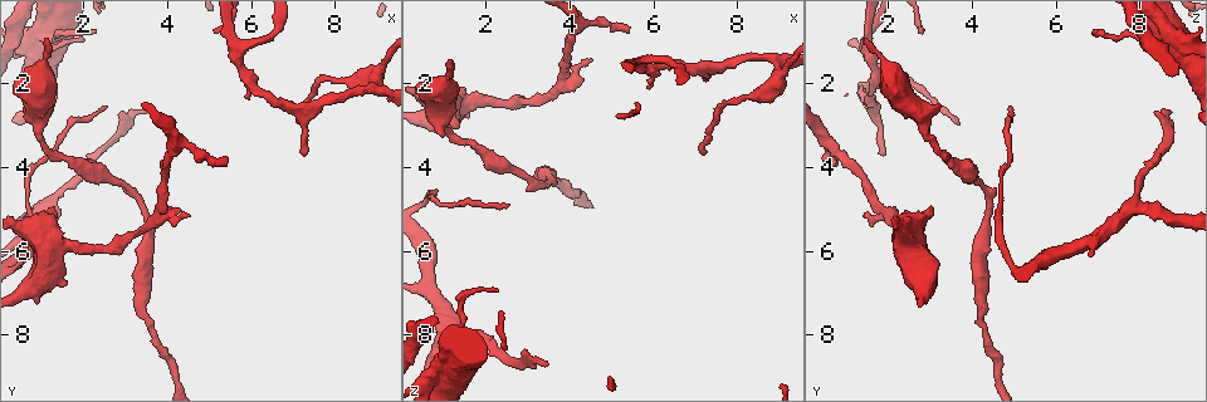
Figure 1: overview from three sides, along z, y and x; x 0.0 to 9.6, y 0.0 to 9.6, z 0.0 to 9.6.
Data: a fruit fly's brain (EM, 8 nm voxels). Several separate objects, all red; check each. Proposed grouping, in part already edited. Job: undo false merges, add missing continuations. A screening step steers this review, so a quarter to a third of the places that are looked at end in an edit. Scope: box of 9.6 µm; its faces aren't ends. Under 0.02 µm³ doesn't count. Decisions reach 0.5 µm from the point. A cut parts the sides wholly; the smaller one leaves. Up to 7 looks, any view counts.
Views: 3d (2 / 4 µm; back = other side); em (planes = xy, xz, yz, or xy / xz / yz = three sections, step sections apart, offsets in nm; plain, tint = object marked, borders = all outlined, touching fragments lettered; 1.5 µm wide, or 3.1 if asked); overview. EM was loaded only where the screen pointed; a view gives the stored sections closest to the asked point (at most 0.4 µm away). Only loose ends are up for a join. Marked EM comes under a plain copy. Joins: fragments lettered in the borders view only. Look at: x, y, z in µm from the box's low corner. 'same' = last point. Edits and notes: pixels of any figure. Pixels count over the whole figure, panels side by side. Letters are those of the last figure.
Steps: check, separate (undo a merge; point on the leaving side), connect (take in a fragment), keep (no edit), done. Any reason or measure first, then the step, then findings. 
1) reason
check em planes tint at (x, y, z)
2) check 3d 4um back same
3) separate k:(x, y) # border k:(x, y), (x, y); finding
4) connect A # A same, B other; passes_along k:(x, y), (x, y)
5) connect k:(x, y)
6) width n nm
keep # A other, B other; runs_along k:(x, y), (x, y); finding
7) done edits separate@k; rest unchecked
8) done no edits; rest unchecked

tapers out
check 3d 4um at (1.10, 0.95, 1.35)

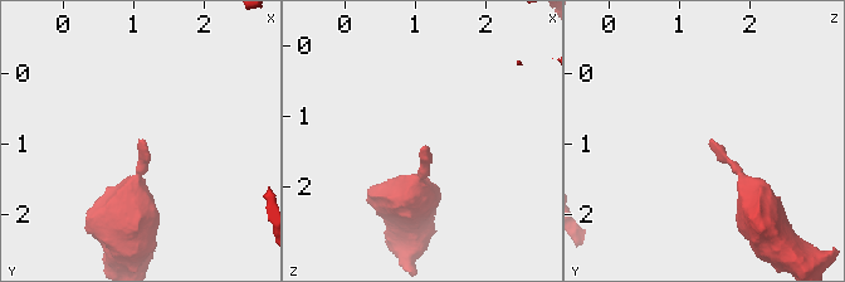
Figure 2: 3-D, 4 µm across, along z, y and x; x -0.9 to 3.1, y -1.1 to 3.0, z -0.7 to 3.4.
now the EM
check em xz step 4 borders at (1.15, 0.90, 1.40)

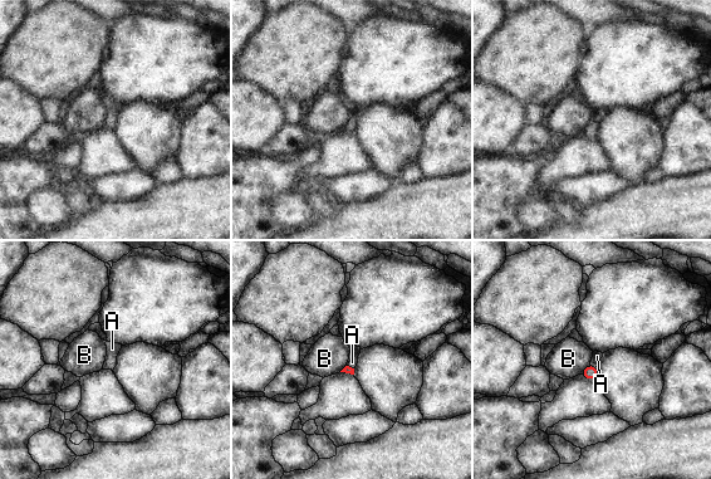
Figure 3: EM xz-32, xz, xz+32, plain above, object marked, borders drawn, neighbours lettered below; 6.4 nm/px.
cut it another way
check em planes borders same

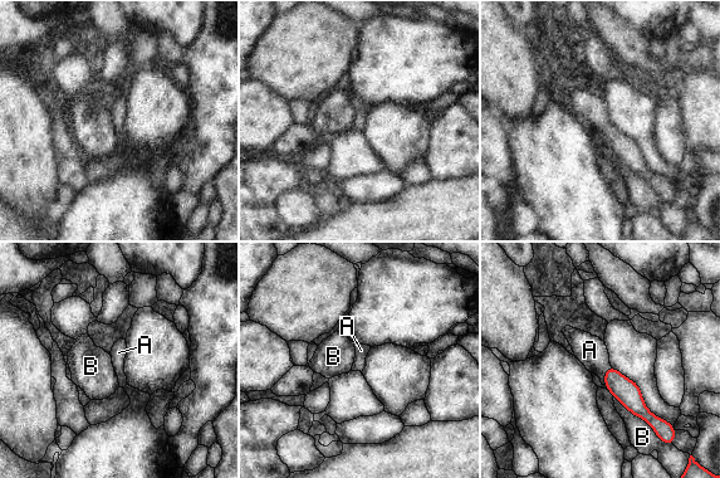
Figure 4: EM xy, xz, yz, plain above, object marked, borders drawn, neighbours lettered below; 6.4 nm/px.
connect A # A same, B other; passes_along 4:(626, 391), (605, 375), (589, 350); the cell continues

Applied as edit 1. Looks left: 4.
check overview

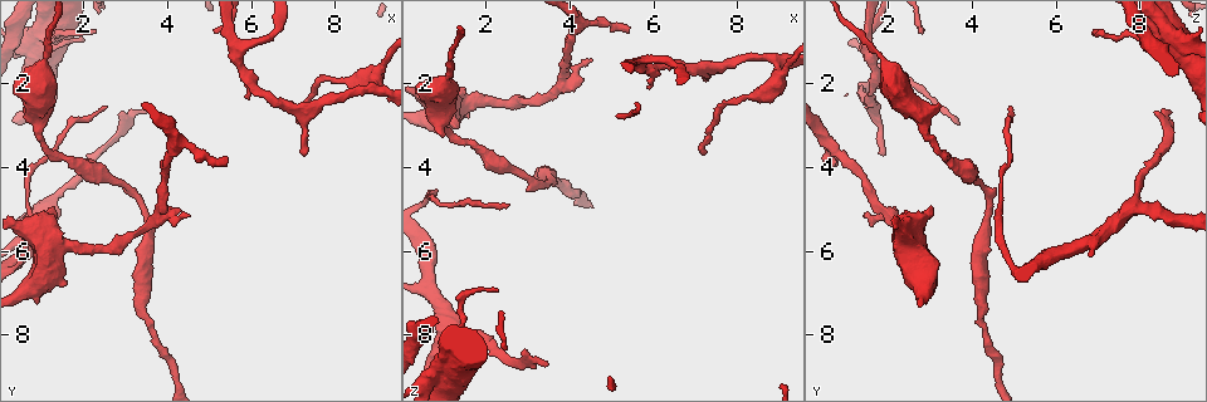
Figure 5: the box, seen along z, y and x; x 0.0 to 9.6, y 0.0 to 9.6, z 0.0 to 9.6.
free end
check em planes borders at (5.35, 3.90, 0.80)

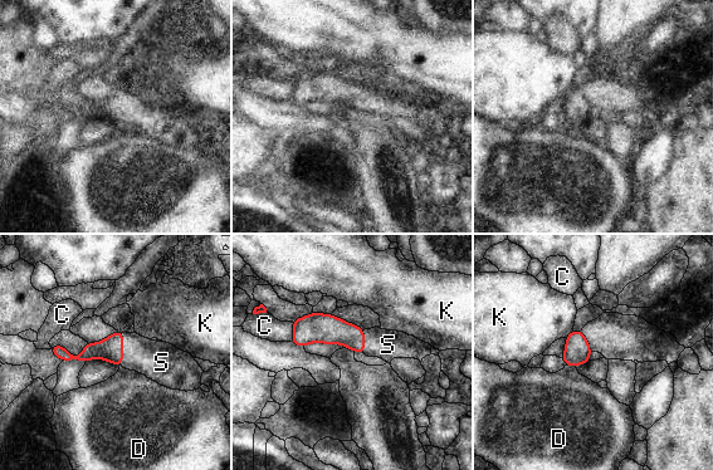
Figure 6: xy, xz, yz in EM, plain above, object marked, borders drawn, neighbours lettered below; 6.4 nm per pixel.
width 160 nm
connect S # C other, D other, K other, S same; it goes on there

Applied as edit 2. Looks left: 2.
done edits connect@4, connect@6; rest unchecked

